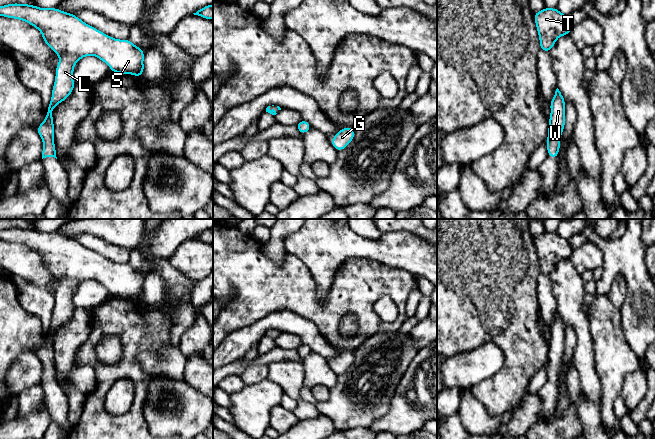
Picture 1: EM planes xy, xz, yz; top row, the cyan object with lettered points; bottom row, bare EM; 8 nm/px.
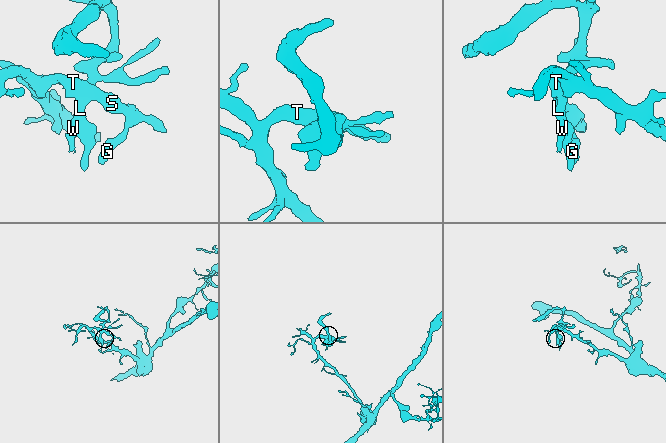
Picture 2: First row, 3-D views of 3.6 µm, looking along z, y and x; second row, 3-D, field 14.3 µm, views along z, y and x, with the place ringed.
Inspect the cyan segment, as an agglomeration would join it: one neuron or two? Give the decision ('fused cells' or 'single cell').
single cell

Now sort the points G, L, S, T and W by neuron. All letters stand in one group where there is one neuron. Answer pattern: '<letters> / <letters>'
G L S T W

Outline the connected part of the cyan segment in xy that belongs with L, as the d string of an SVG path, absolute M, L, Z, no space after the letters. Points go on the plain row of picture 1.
M13 227L0 230L0 240L23 244L34 250L42 257L43 266L60 281L60 285L56 290L56 301L51 325L47 331L47 338L45 344L36 353L43 365L42 383L46 381L57 383L52 334L71 319L76 309L72 302L74 288L78 287L81 282L92 279L105 286L112 296L142 301L144 295L144 275L141 272L134 269L129 263L119 264L106 259L91 249L86 248L74 238L57 232L39 232L35 229Z

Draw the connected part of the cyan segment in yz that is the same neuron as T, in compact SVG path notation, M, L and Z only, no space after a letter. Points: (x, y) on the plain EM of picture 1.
M544 232L534 237L534 245L540 264L540 274L549 276L556 264L563 259L569 259L572 248L567 239L556 232Z

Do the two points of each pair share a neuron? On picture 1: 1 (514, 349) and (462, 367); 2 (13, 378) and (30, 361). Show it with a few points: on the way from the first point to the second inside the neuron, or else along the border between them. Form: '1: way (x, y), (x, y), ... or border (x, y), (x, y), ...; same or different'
1: border (487, 341), (503, 355), (493, 375); different
2: way (17, 374), (26, 365); same

